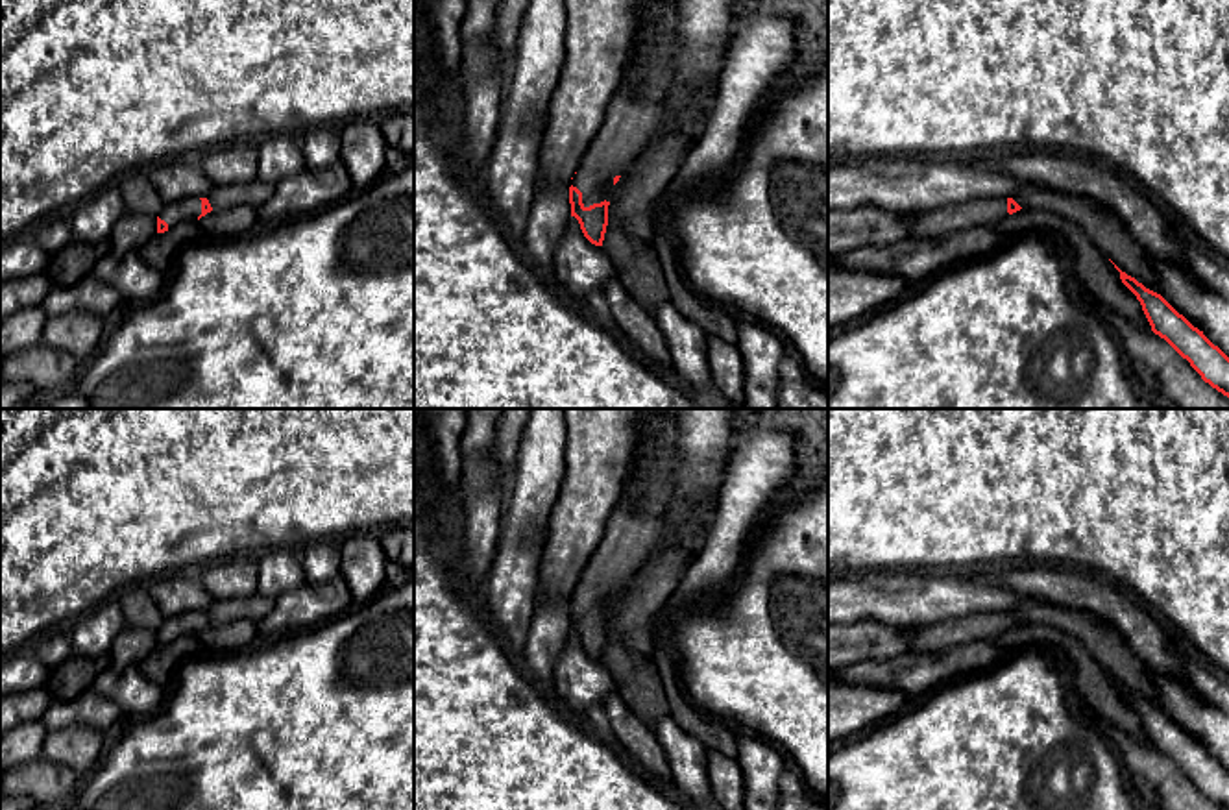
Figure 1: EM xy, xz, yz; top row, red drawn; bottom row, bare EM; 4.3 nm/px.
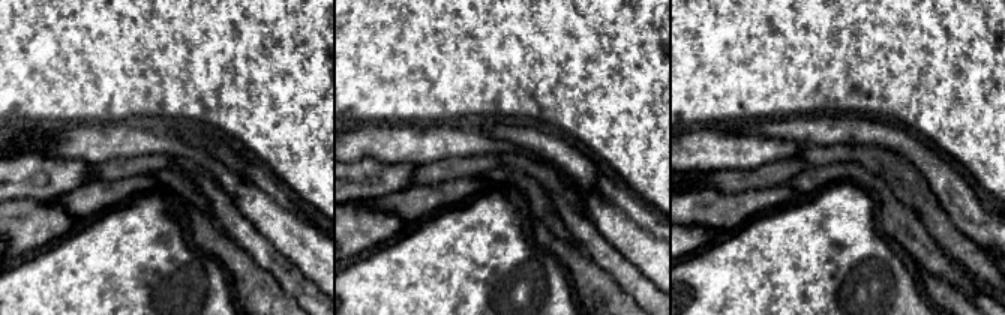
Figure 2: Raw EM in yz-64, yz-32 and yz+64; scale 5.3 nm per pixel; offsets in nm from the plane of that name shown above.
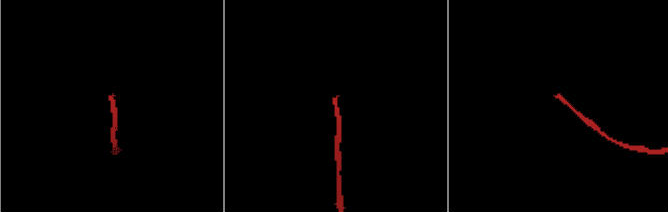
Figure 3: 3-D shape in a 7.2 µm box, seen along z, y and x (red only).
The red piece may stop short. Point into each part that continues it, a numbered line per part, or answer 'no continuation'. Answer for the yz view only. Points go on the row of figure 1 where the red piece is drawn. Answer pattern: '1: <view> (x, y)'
1: yz (982, 211)

